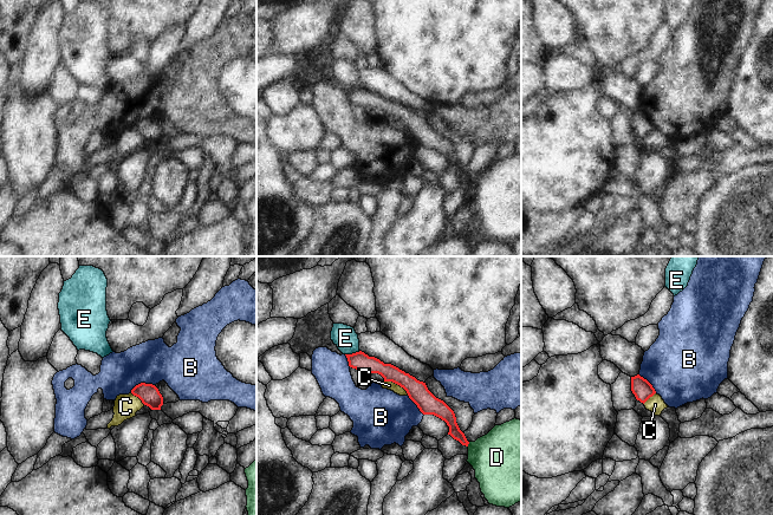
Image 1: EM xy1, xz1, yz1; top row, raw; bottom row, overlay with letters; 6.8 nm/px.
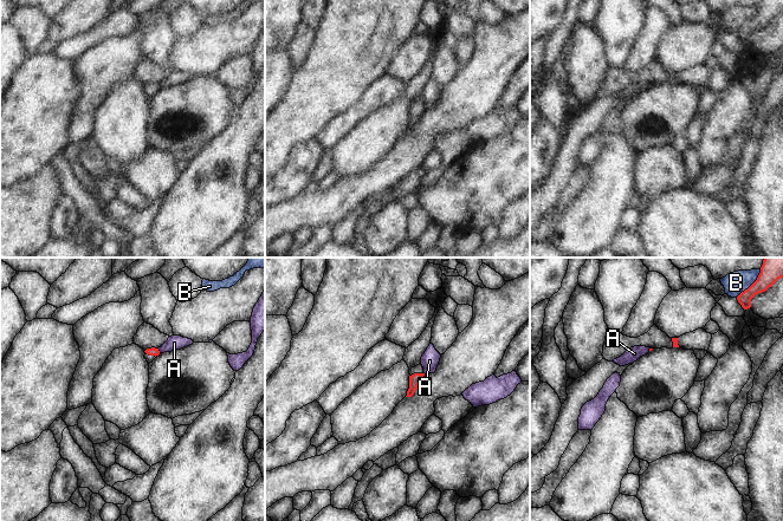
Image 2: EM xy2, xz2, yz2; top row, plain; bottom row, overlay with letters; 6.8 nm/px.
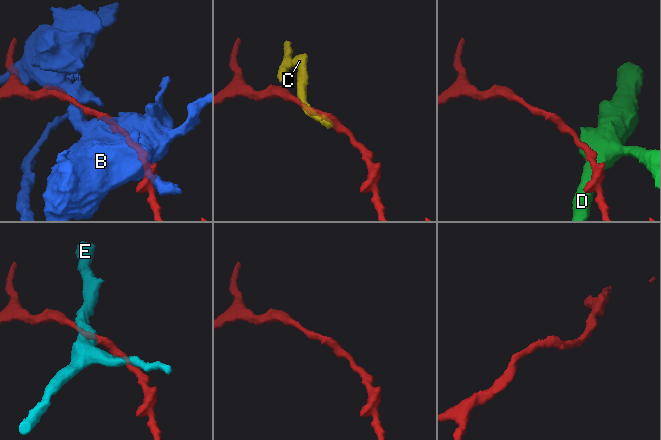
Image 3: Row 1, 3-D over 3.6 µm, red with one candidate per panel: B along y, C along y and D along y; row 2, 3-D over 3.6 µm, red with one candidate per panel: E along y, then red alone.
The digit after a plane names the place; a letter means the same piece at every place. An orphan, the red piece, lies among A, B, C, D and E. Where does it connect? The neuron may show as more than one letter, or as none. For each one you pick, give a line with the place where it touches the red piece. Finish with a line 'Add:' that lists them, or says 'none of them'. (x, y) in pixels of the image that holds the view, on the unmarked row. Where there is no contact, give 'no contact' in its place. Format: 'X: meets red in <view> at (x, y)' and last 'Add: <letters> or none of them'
Add: none of them

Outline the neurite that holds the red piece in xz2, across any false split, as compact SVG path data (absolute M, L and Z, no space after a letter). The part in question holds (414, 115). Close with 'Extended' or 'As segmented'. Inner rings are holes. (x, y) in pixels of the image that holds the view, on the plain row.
M421 99L412 103L409 105L409 124L407 126L407 131L406 132L412 132L415 128L415 125L418 124L421 115L423 113L425 109L423 109L423 103Z. Extended.

